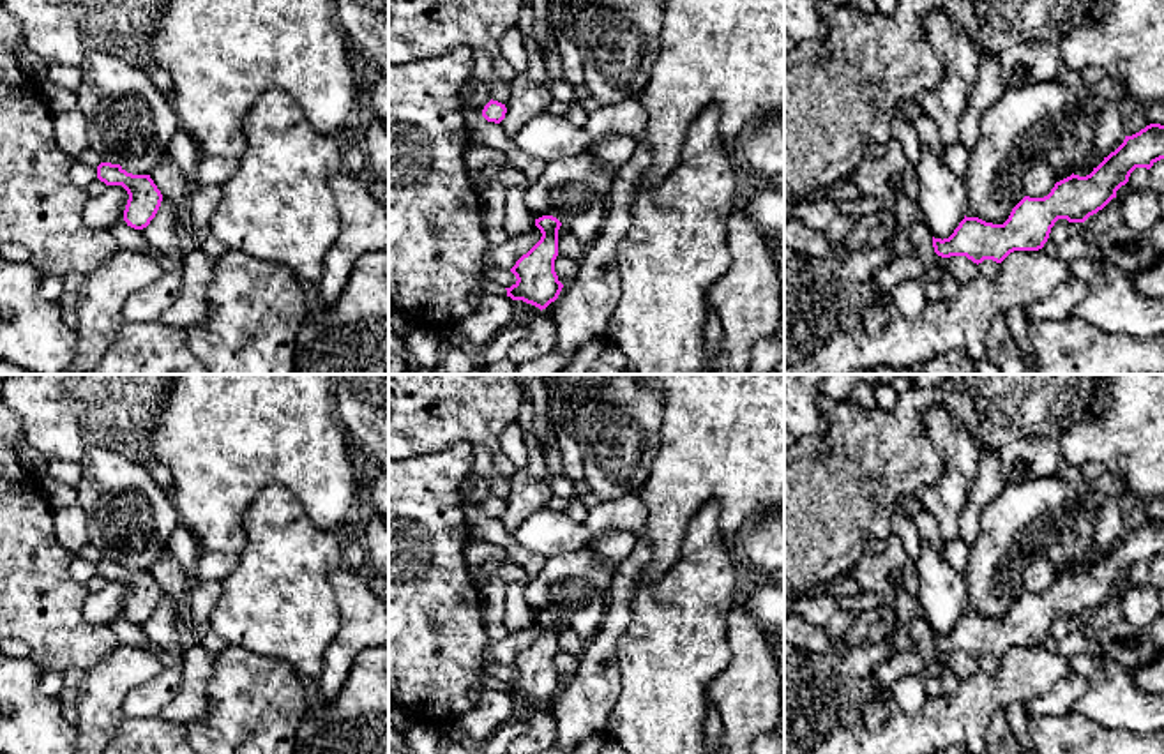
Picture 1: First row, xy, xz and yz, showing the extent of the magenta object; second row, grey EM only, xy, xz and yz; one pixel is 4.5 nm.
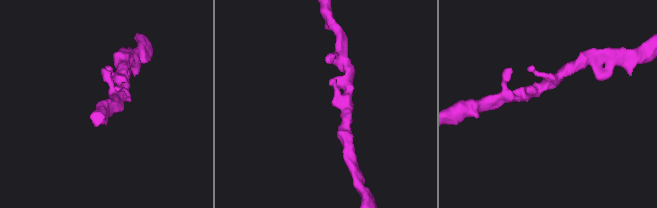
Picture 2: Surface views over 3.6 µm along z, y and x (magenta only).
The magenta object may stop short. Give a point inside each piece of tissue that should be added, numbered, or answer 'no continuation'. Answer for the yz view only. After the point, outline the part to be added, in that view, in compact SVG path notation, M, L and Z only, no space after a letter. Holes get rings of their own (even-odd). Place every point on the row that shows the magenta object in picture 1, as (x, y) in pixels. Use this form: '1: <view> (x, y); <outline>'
no continuation

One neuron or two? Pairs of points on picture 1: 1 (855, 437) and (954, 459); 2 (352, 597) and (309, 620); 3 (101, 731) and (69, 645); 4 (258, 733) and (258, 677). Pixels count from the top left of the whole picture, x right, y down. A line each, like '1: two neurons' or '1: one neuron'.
1: two neurons
2: two neurons
3: two neurons
4: one neuron

